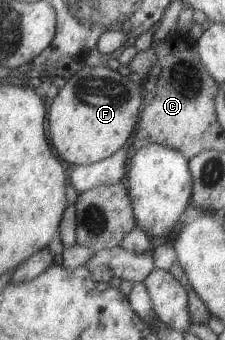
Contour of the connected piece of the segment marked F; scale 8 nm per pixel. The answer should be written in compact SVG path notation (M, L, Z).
M87 67L72 74L49 104L47 110L47 132L53 151L61 160L75 165L90 165L111 156L118 148L127 145L127 139L136 127L142 106L142 88L128 77L107 68Z

